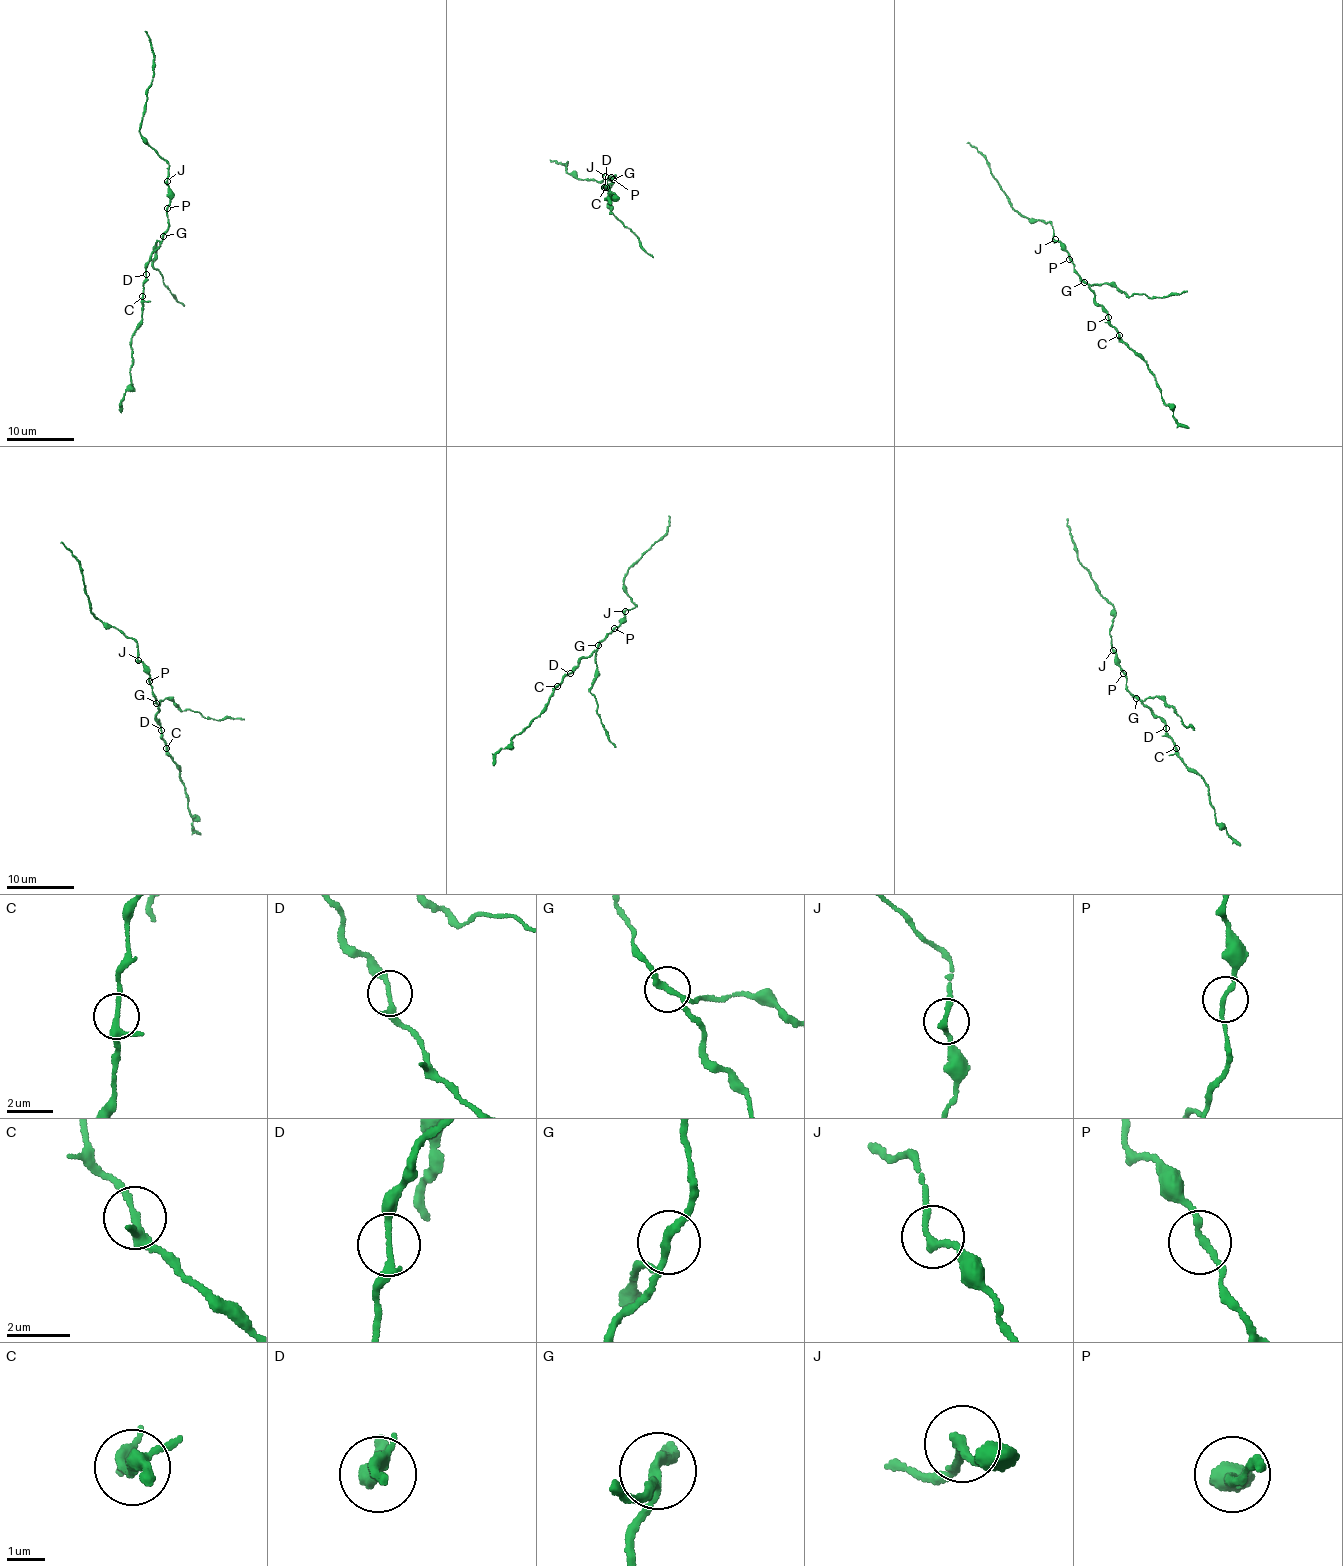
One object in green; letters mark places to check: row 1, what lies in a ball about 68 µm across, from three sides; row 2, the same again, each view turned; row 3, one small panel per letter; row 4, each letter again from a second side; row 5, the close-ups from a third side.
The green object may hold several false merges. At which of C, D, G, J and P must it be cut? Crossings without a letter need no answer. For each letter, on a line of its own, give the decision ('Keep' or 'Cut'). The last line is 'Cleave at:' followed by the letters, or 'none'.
C: Keep
D: Keep
G: Cut
J: Keep
P: Keep
Cleave at: G

